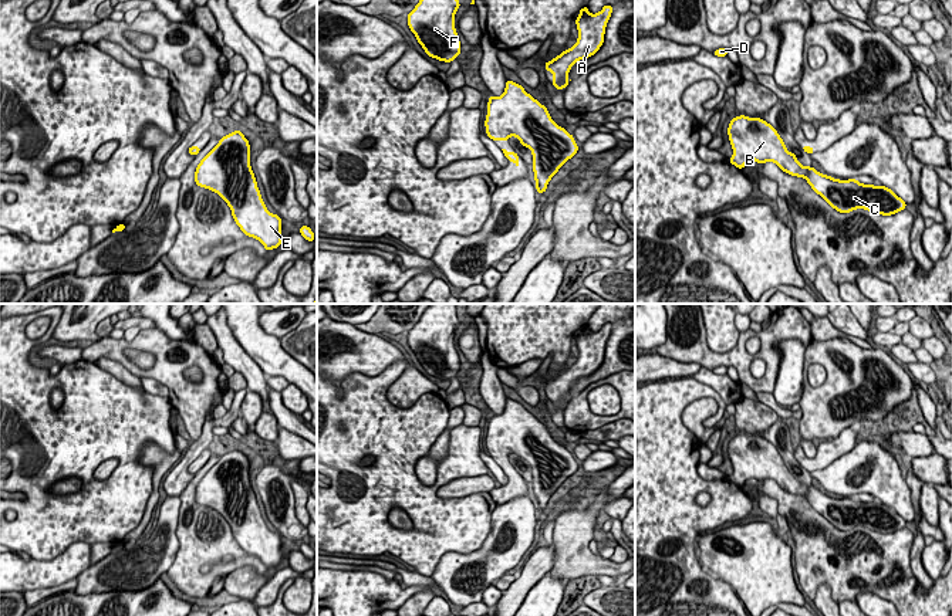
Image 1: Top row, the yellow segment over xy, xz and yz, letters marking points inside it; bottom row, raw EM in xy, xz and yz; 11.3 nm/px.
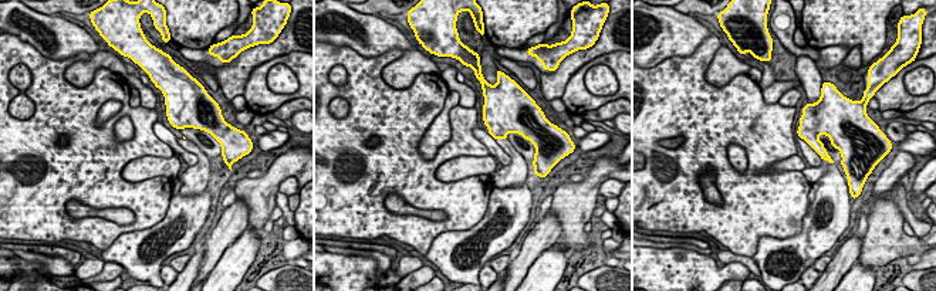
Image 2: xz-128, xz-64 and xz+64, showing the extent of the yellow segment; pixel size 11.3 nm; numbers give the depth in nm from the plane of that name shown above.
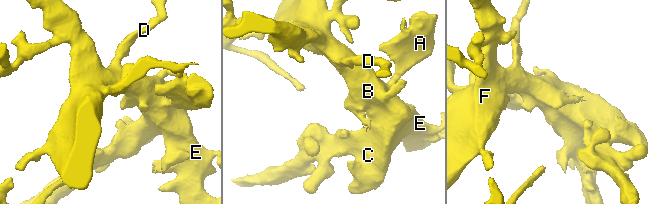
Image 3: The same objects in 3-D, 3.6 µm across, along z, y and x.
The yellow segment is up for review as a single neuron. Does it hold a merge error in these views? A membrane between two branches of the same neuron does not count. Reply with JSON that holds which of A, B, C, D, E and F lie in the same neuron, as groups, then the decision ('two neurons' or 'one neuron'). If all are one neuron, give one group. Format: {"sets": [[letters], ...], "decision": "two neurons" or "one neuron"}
{"sets": [["A", "B", "C", "D", "E", "F"]], "decision": "one neuron"}

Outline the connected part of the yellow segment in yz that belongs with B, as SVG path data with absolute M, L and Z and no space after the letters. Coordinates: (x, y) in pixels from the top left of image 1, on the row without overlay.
M735 434L727 446L733 474L732 483L742 487L750 478L763 483L774 480L783 490L804 495L811 507L833 527L850 531L864 527L877 532L891 534L905 528L907 521L885 504L862 502L857 497L840 498L821 493L813 484L803 484L784 464L777 449L762 436Z

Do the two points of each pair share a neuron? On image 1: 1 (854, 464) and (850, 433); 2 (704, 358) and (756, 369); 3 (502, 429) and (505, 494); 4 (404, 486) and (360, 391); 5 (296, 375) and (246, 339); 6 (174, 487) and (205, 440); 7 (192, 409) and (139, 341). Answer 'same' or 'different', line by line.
1: different
2: different
3: same
4: same
5: same
6: same
7: same

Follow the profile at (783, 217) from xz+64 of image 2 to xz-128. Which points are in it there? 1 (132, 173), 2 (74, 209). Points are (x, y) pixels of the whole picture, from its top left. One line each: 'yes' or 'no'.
1: no
2: no

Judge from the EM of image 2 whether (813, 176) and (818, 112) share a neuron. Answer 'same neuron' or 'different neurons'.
same neuron

